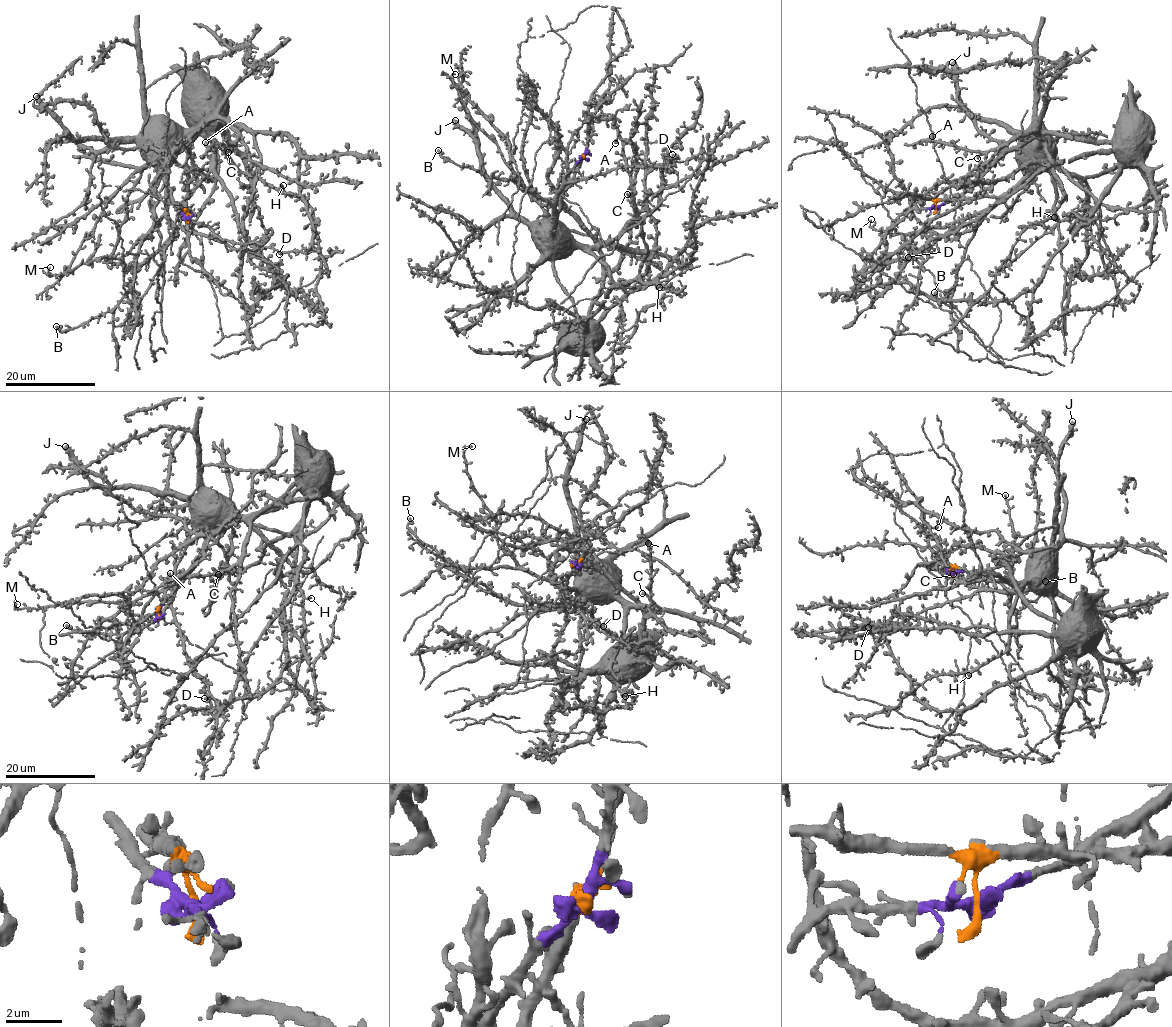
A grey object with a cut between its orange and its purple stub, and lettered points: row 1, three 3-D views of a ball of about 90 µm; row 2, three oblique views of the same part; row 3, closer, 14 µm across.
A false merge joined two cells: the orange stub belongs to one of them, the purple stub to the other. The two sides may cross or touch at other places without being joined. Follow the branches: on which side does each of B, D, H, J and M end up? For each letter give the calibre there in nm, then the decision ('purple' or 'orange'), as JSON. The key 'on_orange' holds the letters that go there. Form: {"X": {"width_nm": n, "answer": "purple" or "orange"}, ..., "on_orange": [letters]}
{"B": {"width_nm": 360, "answer": "orange"}, "D": {"width_nm": 280, "answer": "orange"}, "H": {"width_nm": 480, "answer": "orange"}, "J": {"width_nm": 550, "answer": "orange"}, "M": {"width_nm": 180, "answer": "orange"}, "on_orange": ["B", "D", "H", "J", "M"]}

